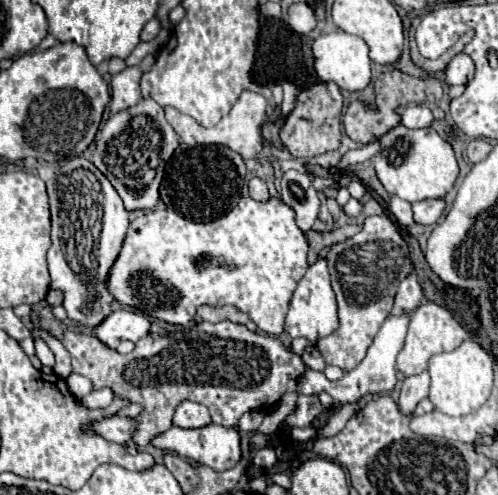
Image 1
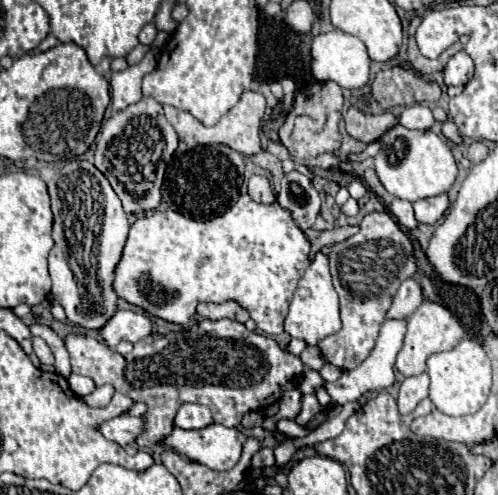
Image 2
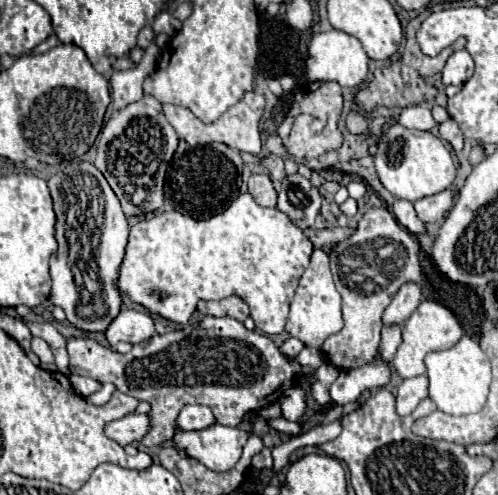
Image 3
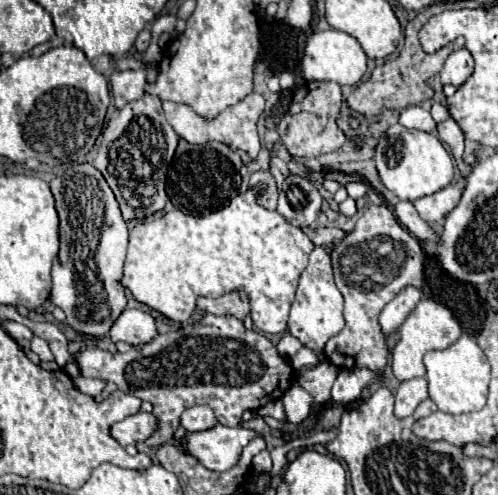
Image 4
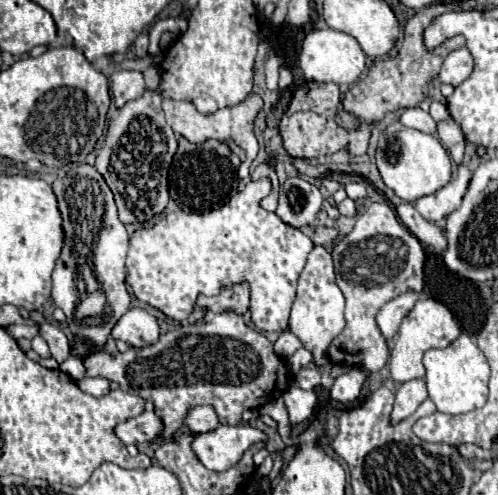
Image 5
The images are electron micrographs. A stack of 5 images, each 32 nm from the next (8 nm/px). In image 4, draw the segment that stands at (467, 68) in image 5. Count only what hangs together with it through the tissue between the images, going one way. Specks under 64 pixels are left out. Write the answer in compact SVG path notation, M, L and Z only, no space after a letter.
M466 48L454 50L454 52L448 56L448 60L446 60L446 64L444 64L442 72L440 72L442 84L462 86L462 84L470 78L472 70L474 70L474 60L472 60L470 52L468 52Z

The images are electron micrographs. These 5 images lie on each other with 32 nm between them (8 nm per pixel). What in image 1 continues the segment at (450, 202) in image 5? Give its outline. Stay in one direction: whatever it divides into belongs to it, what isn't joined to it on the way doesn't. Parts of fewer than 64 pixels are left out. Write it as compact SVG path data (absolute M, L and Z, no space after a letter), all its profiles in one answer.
M422 200L412 204L412 212L414 212L414 222L416 224L436 224L438 218L442 216L444 210L444 200Z

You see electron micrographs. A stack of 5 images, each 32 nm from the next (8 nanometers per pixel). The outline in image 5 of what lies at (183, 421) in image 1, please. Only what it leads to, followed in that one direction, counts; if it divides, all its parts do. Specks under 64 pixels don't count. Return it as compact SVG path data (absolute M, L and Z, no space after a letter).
M194 406L186 416L184 416L184 426L190 432L212 432L212 428L218 428L220 422L216 420L216 412L208 406Z

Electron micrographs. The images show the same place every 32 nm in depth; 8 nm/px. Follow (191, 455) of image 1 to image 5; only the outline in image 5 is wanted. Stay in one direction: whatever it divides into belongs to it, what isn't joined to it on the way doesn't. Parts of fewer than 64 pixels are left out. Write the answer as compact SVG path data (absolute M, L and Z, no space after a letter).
M242 424L218 426L212 432L196 434L192 440L192 450L206 468L222 472L232 468L242 458L248 444L258 440L266 440L266 436L256 428Z

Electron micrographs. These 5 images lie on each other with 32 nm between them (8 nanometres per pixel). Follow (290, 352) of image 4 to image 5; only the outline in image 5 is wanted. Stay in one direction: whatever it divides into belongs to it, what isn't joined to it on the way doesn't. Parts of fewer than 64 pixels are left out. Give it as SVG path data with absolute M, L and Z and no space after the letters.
M284 330L284 332L280 334L280 338L278 338L278 342L274 344L274 350L276 350L276 354L278 354L280 358L292 356L298 348L302 348L302 344L300 344L300 340L298 340L290 330Z

